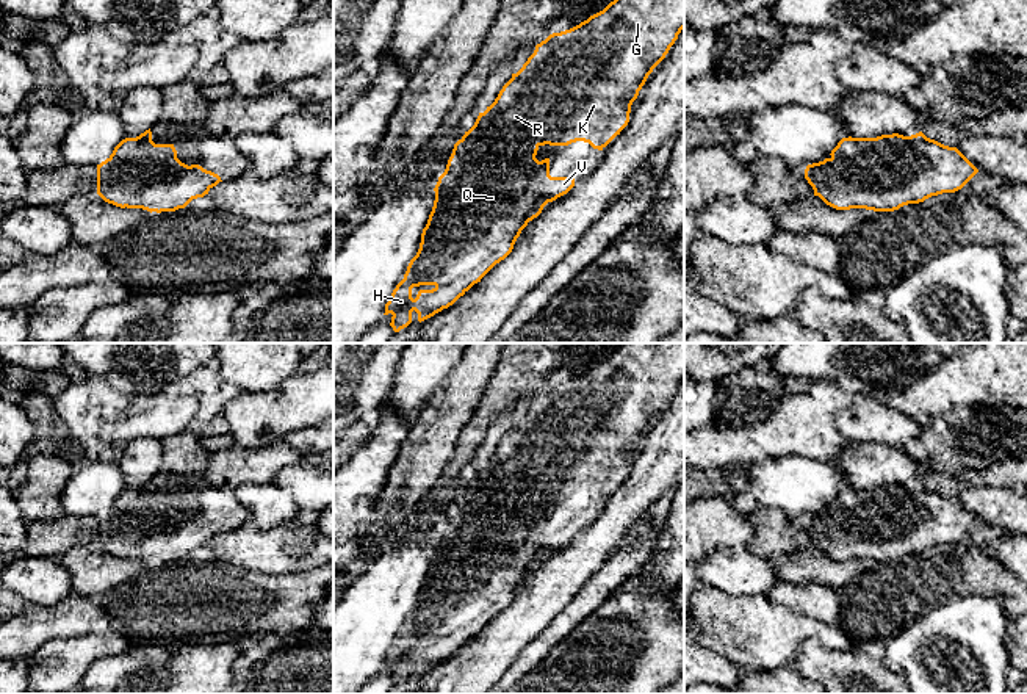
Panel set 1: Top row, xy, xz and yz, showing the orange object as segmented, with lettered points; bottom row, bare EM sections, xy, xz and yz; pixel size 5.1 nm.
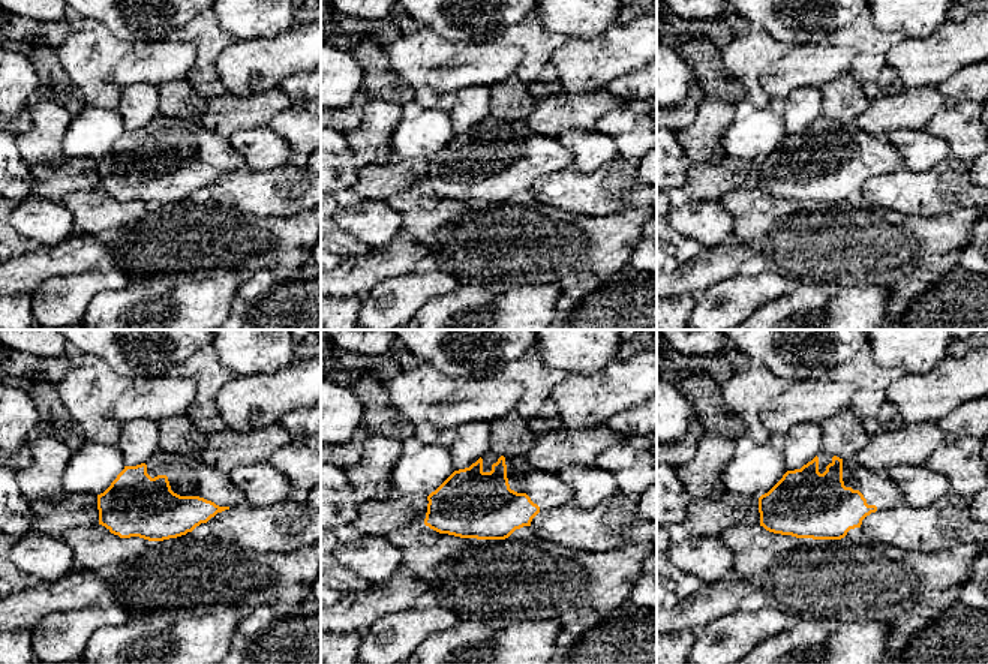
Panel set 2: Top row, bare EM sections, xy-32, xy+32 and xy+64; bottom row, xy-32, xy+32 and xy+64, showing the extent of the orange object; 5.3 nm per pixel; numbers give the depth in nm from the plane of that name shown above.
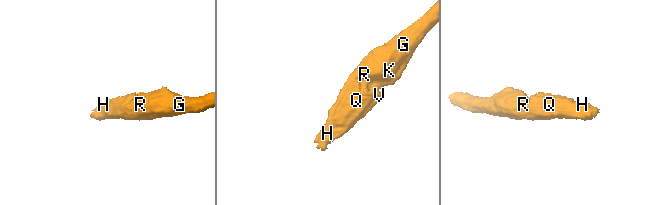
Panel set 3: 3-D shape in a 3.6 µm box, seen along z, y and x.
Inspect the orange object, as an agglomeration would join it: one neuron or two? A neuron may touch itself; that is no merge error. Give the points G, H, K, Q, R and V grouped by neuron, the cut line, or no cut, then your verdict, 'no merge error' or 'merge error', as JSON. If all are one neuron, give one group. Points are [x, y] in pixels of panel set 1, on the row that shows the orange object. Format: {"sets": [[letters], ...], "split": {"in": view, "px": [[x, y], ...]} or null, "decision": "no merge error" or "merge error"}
{"sets": [["G", "H", "K", "Q", "R", "V"]], "split": null, "decision": "no merge error"}

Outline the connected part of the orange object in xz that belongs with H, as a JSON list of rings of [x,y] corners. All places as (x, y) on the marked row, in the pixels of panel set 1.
[[[614,0],[579,25],[553,33],[535,45],[534,53],[512,74],[495,102],[479,113],[474,125],[454,144],[446,169],[434,188],[435,201],[421,233],[420,249],[385,304],[384,315],[393,315],[390,326],[395,332],[412,323],[413,310],[421,323],[452,305],[512,252],[521,230],[548,202],[575,186],[573,177],[550,175],[550,158],[535,158],[539,147],[584,141],[603,150],[628,125],[632,102],[683,28],[684,0]]]

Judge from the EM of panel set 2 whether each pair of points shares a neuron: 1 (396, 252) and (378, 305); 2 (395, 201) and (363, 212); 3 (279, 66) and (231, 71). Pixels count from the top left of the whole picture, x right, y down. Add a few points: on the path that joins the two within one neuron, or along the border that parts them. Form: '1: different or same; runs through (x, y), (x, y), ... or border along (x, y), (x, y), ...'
1: different; border along (410, 272), (401, 276), (389, 276), (359, 296)
2: different; border along (386, 201), (401, 216), (402, 233)
3: same; runs through (267, 66), (243, 69)

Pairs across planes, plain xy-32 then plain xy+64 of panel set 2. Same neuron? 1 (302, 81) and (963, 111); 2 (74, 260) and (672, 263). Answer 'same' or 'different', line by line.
1: different
2: different

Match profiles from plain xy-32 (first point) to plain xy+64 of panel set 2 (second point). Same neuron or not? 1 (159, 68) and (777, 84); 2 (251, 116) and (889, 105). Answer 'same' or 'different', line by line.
1: same
2: same

